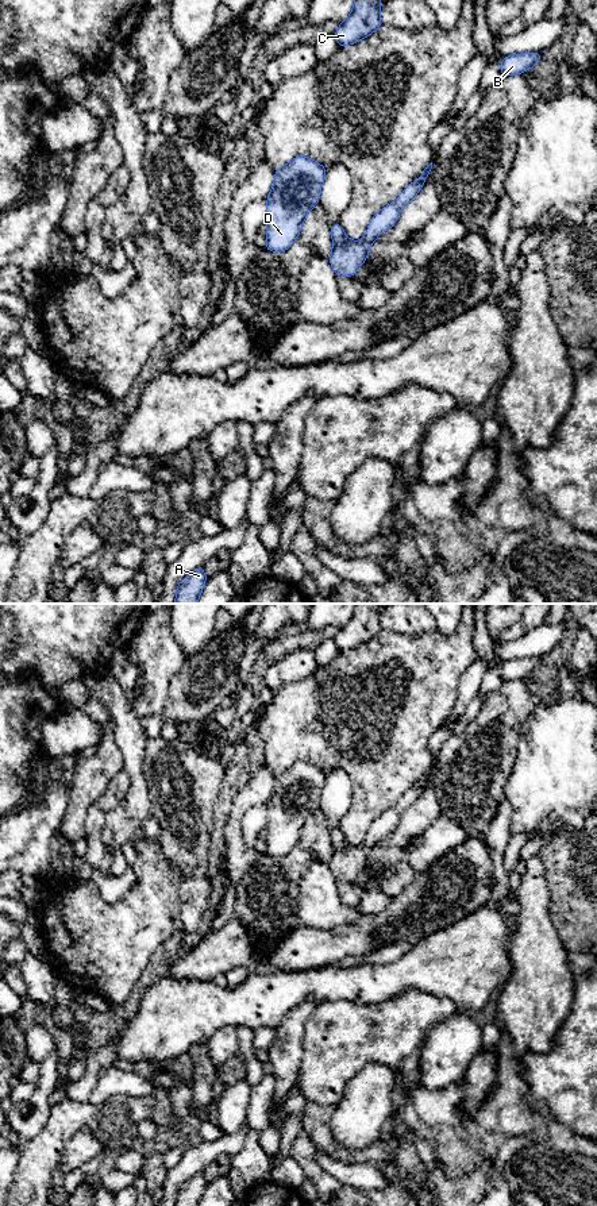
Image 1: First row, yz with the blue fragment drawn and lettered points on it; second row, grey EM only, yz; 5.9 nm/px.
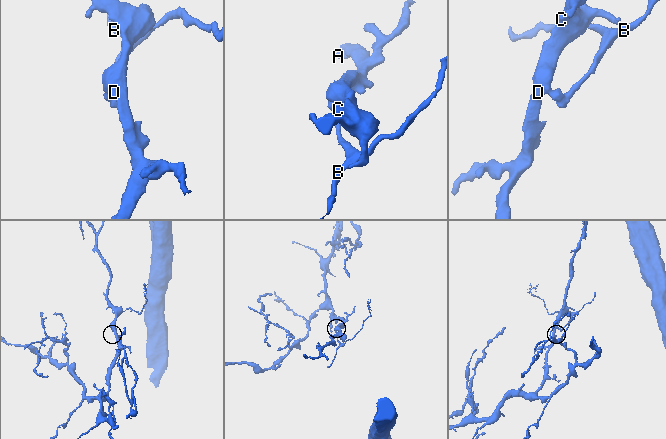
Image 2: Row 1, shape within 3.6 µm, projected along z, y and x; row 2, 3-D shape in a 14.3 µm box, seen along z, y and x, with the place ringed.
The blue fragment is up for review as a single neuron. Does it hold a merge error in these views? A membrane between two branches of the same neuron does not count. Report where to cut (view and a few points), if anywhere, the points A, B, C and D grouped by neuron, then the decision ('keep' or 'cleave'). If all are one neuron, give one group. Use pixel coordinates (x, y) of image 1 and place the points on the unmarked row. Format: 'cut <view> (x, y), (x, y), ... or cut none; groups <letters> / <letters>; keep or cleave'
cut yz (349, 846), (334, 854); groups A C D / B; cleave

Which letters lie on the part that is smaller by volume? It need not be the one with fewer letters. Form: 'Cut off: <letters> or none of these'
Cut off: B

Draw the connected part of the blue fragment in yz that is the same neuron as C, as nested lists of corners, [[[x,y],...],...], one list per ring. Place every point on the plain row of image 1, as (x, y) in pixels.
[[[355,604],[351,619],[334,639],[340,652],[354,650],[381,632],[381,608],[381,604]]]

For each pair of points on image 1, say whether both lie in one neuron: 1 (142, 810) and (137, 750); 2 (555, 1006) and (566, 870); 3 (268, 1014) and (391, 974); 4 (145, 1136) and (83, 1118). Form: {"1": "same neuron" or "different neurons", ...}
{"1": "same neuron", "2": "different neurons", "3": "same neuron", "4": "different neurons"}

